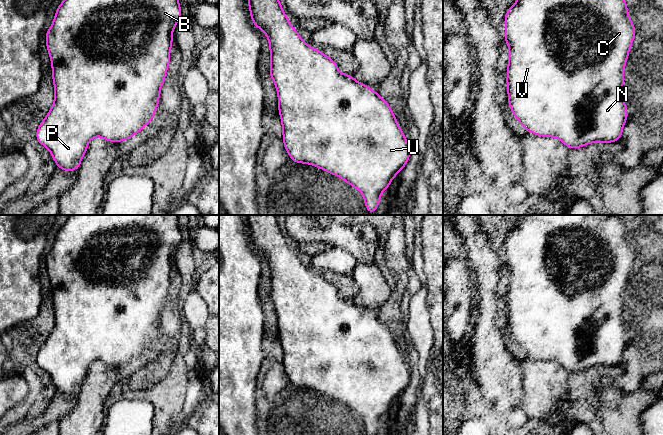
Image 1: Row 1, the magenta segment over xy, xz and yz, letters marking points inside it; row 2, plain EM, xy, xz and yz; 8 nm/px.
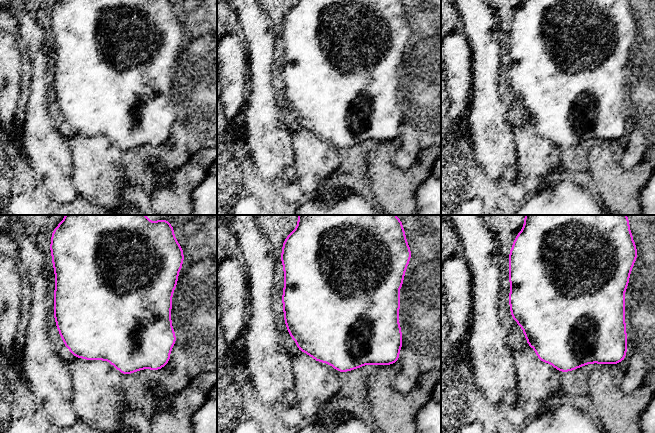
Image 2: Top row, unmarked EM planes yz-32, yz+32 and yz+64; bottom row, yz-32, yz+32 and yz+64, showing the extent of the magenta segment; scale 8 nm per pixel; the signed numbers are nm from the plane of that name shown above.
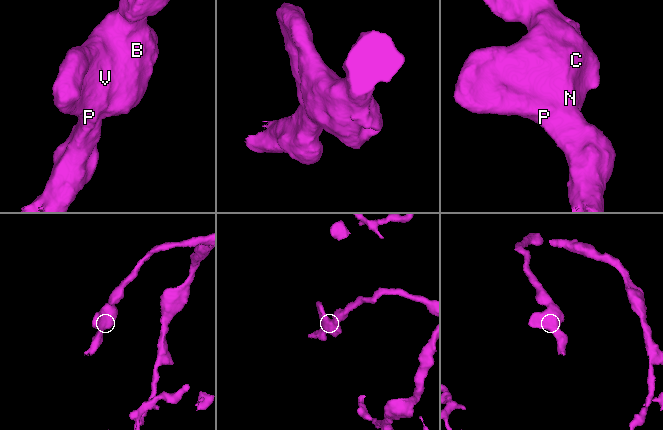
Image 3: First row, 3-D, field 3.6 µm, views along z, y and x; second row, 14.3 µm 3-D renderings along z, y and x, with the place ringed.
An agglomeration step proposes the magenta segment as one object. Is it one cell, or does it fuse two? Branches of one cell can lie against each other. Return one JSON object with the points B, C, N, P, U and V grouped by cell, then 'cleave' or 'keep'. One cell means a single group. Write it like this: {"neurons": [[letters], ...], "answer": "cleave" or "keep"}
{"neurons": [["B", "C", "N", "P", "U", "V"]], "answer": "keep"}

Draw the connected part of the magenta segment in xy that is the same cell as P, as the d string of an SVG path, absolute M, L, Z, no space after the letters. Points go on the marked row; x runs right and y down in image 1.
M64 0L59 5L45 36L55 98L36 132L38 142L50 151L57 167L78 169L90 140L96 136L116 143L150 123L170 62L172 32L181 15L178 0Z

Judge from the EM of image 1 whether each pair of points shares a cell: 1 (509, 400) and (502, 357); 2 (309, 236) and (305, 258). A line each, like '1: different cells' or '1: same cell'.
1: same cell
2: different cells

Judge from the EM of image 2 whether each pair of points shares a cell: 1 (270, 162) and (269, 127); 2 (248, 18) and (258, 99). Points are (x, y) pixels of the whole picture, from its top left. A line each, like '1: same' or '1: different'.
1: same
2: same

